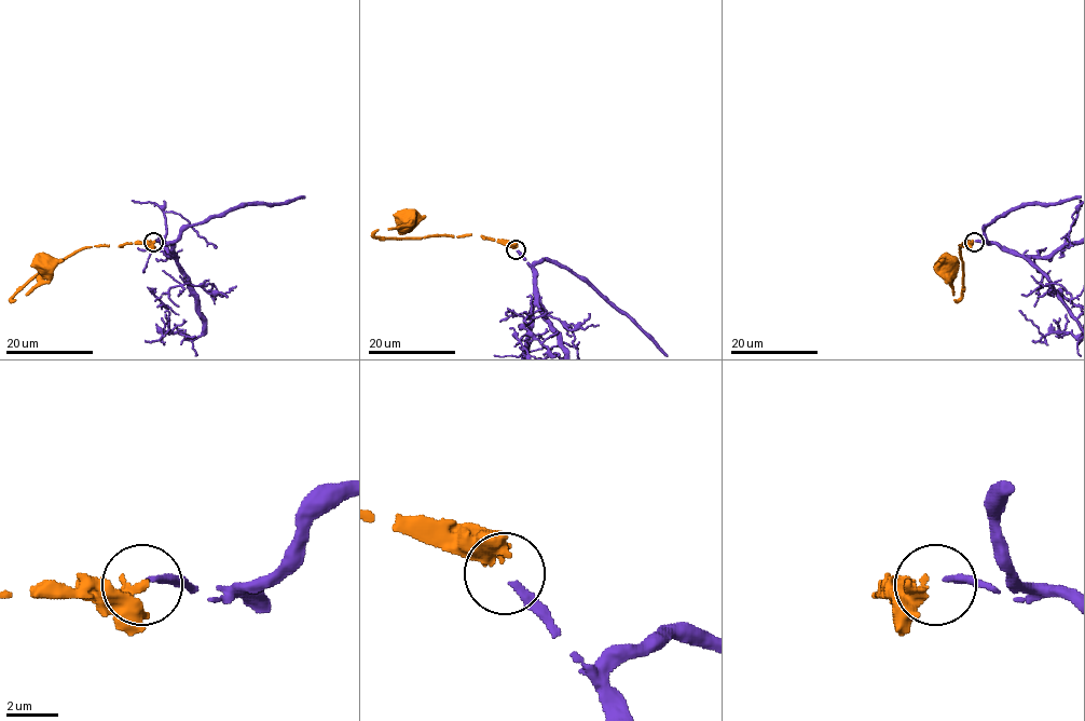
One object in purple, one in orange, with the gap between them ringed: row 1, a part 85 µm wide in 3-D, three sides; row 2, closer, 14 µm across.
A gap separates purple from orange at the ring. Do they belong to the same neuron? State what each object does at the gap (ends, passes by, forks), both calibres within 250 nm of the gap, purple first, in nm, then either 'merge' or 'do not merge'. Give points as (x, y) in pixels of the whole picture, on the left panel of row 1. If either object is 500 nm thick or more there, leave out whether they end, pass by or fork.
purple ends | orange ends | 280/460 nm | merge

